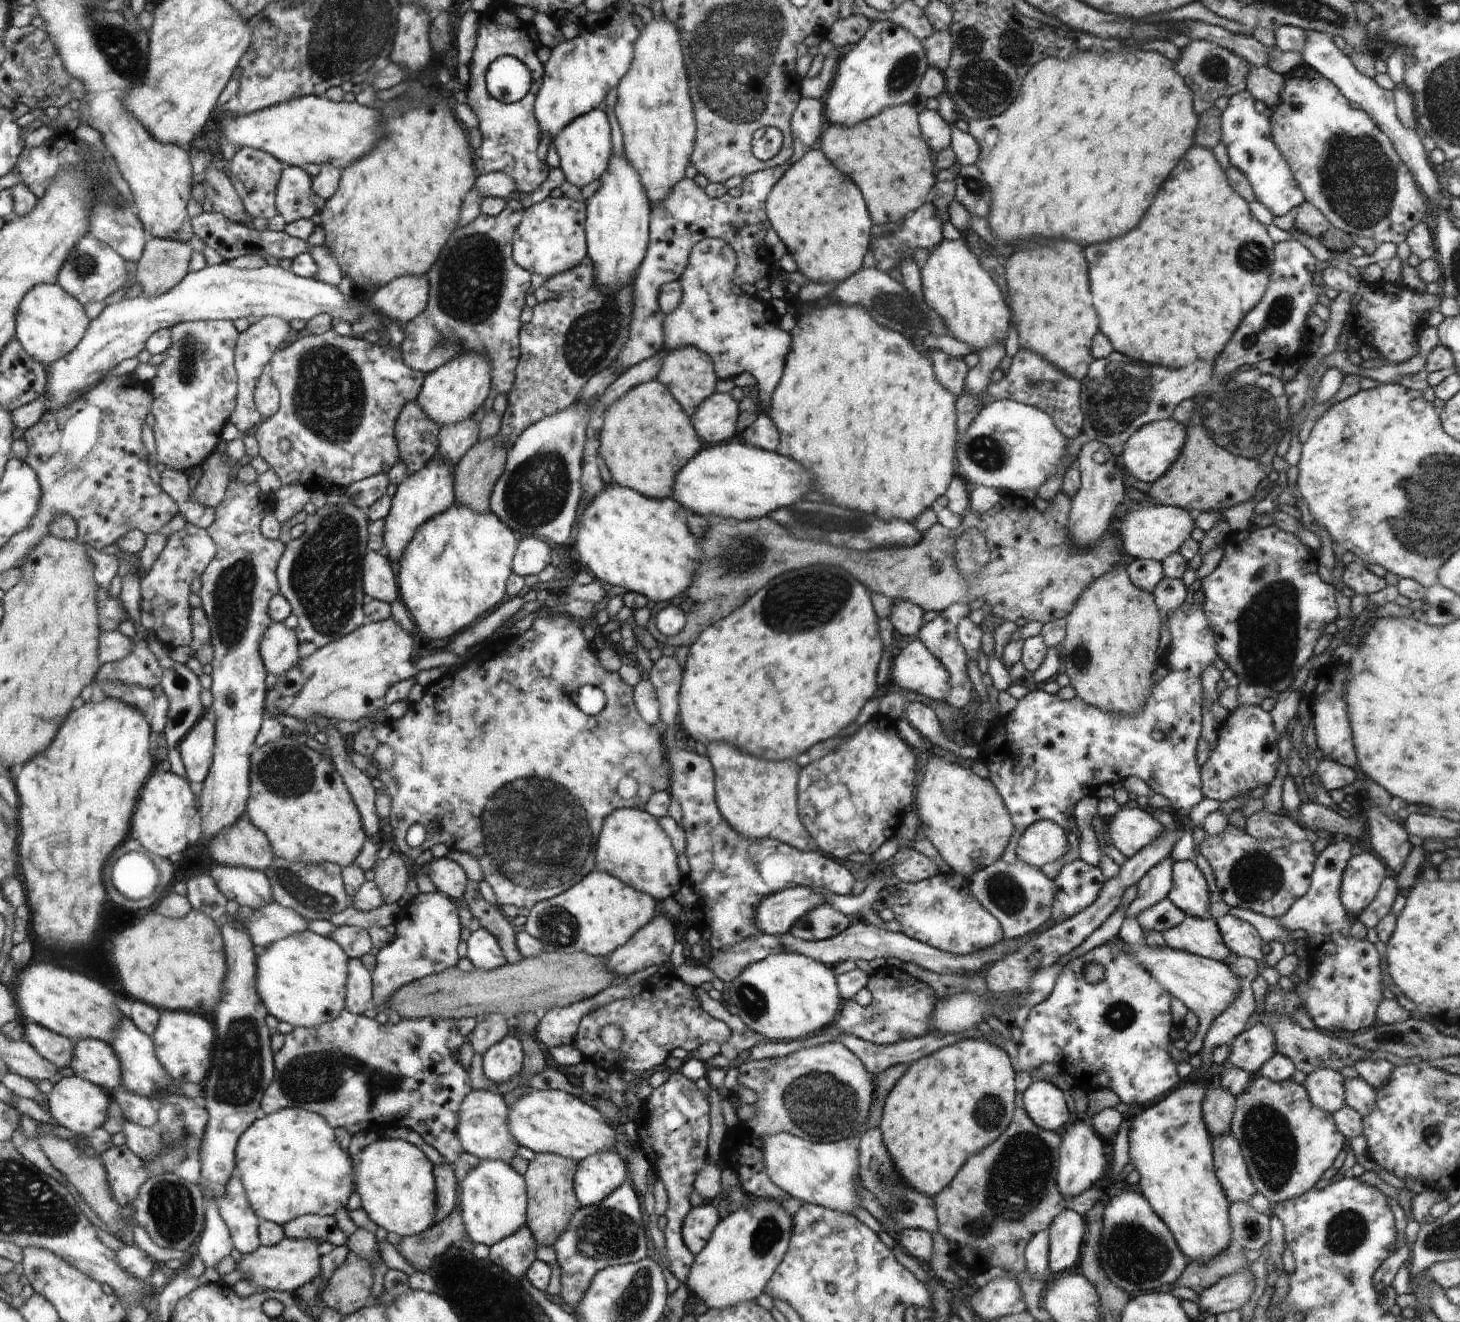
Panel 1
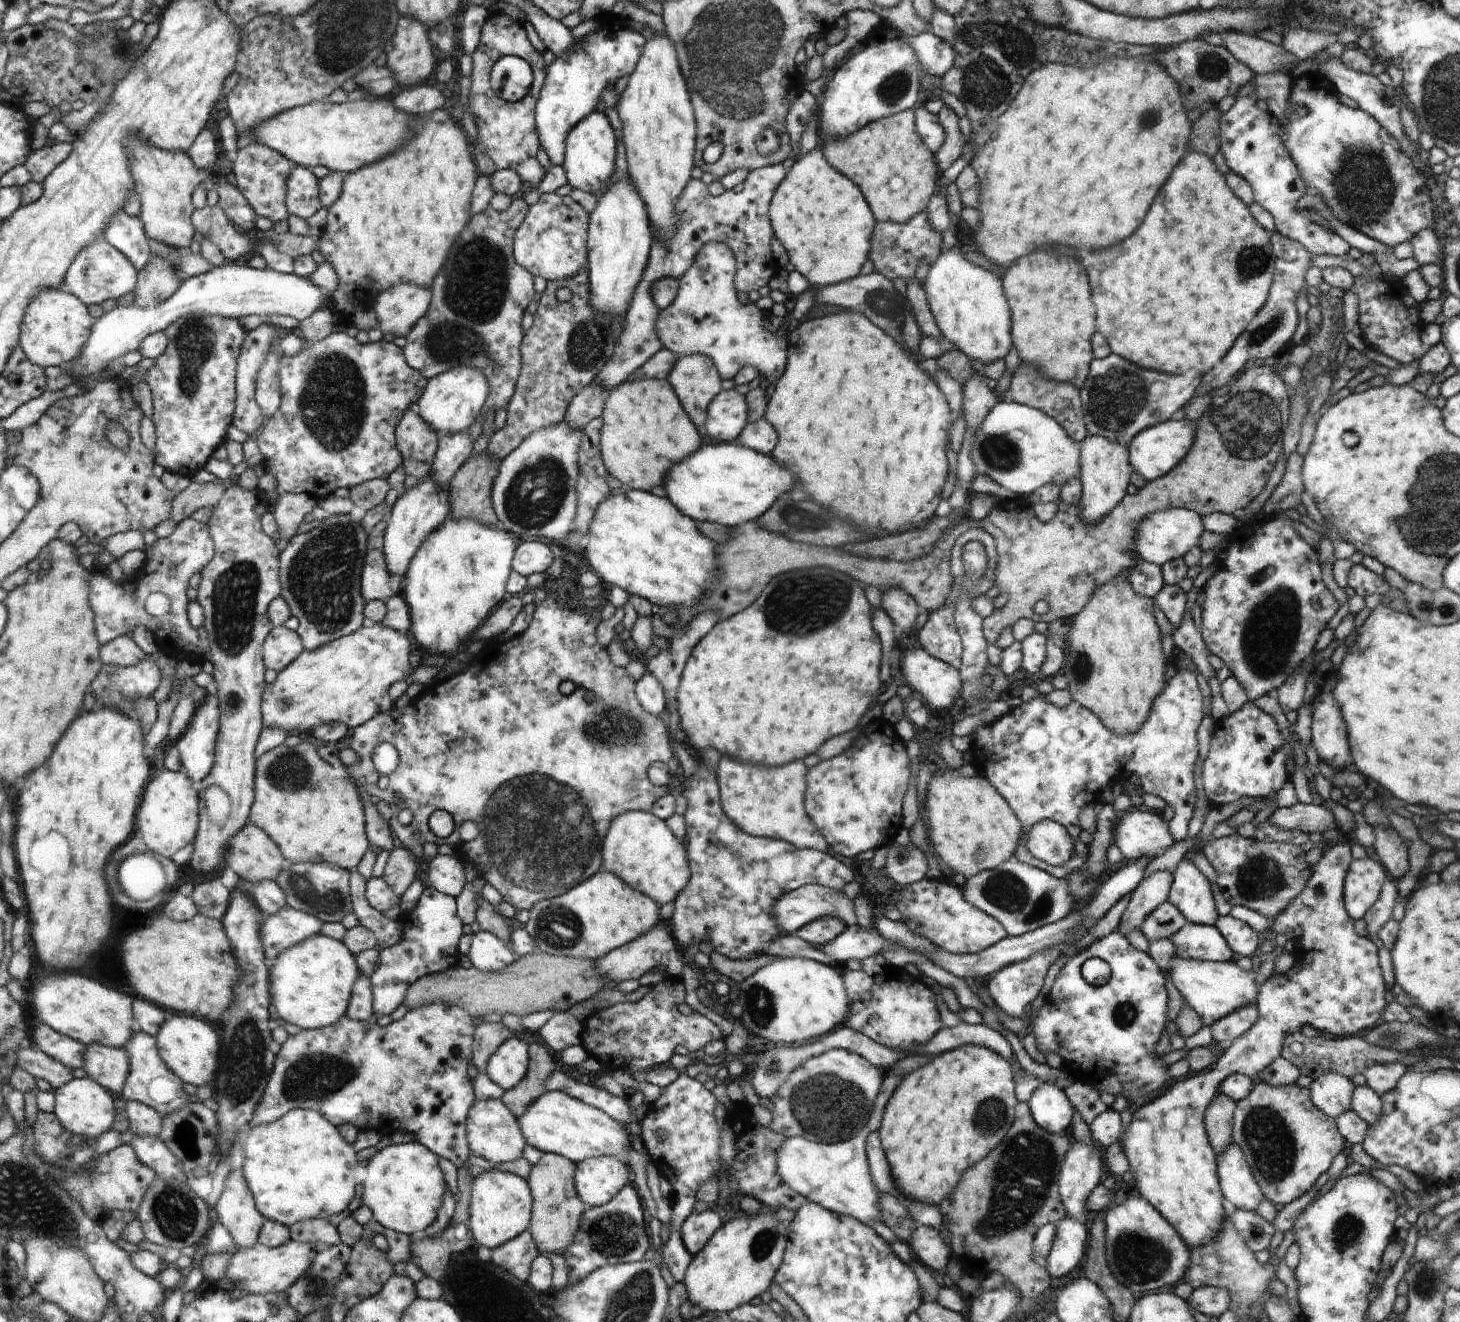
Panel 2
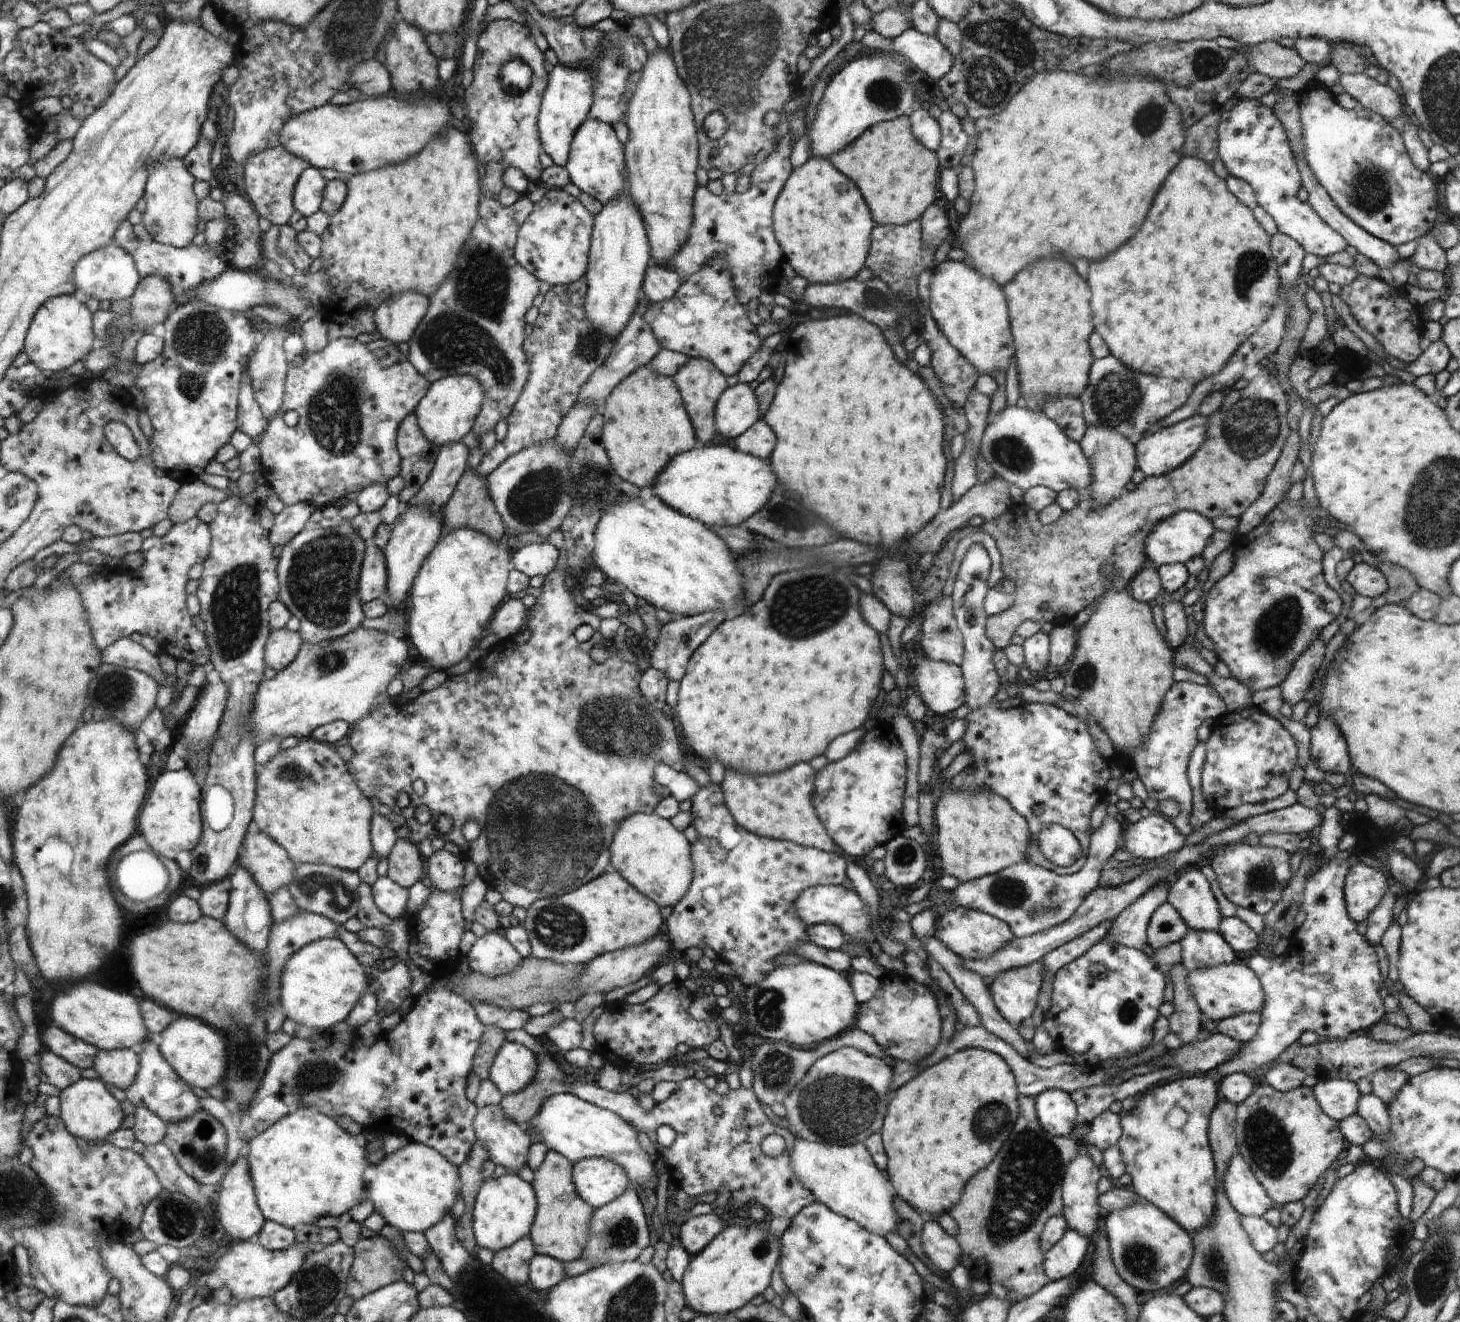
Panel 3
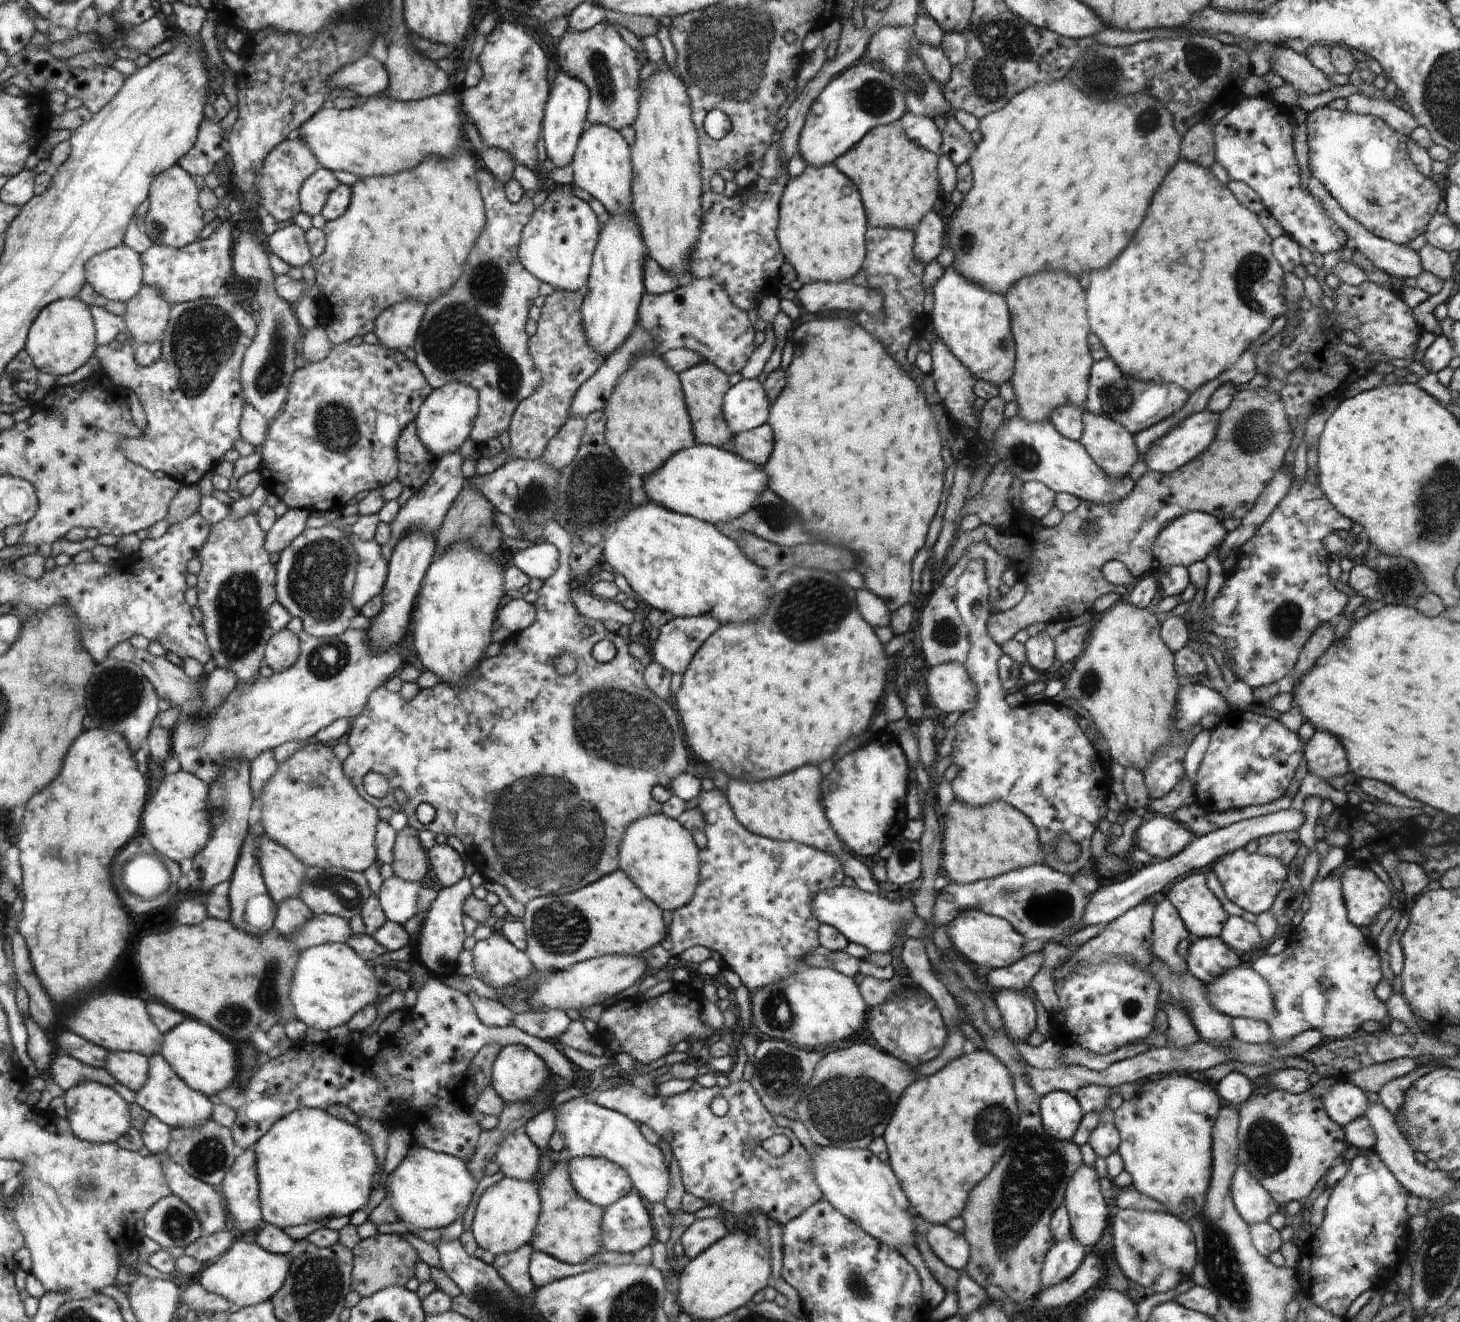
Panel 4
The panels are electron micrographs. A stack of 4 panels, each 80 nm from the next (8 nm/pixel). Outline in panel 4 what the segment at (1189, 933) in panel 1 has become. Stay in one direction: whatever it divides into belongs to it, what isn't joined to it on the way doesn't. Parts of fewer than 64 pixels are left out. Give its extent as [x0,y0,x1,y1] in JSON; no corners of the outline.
[1187,936,1241,985]

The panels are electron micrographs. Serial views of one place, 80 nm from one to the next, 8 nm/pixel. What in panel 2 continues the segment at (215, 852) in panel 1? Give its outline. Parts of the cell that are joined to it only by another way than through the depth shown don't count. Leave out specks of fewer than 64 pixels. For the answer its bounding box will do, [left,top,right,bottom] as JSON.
[224,822,288,884]

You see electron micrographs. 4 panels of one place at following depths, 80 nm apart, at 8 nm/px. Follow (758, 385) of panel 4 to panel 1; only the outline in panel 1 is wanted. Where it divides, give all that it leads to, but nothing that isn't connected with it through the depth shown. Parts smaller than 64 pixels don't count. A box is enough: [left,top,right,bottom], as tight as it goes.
[692,393,739,444]

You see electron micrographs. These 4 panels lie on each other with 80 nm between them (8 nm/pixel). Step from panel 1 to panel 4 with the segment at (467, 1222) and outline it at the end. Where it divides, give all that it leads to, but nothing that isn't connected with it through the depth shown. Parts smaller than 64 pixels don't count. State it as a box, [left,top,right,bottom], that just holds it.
[471,1177,542,1256]

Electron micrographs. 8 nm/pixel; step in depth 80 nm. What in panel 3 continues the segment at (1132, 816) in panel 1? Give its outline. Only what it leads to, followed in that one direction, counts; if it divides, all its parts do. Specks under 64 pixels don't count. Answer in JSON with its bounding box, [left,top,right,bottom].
[1122,813,1186,860]

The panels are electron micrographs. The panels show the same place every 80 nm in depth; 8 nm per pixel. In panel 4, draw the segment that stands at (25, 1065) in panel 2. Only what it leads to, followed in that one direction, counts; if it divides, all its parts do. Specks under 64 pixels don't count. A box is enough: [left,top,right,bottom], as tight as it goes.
[51,1054,117,1091]

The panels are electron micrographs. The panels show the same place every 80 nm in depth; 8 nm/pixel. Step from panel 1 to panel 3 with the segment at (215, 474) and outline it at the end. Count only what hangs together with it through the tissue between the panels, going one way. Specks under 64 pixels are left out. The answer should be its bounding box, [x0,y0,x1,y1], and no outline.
[168,480,230,525]

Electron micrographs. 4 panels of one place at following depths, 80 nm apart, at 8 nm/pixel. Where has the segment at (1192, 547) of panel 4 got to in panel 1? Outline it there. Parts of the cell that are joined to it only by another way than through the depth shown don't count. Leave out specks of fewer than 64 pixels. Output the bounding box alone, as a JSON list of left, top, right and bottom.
[1118,503,1195,563]

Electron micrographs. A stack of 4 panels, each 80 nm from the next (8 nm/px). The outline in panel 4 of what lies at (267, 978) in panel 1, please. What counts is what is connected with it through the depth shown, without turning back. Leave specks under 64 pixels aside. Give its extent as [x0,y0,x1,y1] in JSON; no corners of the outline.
[290,943,385,1030]

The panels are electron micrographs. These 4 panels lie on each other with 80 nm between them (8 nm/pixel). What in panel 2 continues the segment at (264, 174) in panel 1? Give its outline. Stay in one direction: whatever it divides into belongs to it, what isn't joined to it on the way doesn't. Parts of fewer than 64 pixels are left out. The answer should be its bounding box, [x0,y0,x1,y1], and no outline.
[231,143,297,223]

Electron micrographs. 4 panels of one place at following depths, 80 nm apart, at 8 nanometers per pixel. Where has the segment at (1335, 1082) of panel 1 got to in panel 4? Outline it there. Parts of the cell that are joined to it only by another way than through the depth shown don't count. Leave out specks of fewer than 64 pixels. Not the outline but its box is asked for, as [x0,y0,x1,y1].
[1321,1080,1369,1128]

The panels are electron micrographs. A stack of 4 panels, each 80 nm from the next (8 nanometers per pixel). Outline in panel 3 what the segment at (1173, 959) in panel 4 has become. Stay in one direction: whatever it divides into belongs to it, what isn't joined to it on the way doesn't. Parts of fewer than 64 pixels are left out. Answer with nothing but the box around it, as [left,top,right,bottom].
[1147,900,1203,1045]

